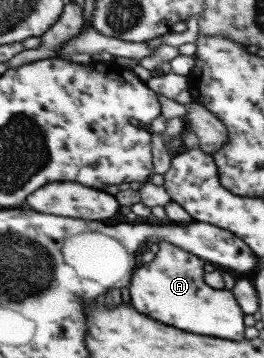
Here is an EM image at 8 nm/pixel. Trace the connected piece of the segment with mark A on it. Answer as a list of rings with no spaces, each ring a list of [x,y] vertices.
[[[160,240],[158,242],[158,251],[154,254],[154,258],[148,263],[144,263],[136,267],[129,280],[129,303],[134,307],[136,312],[158,320],[166,326],[174,326],[178,330],[184,332],[192,332],[192,334],[202,334],[202,336],[214,336],[214,338],[224,338],[224,340],[234,340],[240,342],[244,338],[244,326],[242,326],[242,312],[238,308],[238,304],[234,302],[232,294],[228,290],[214,290],[208,286],[203,279],[202,270],[205,261],[181,248],[176,248]]]

